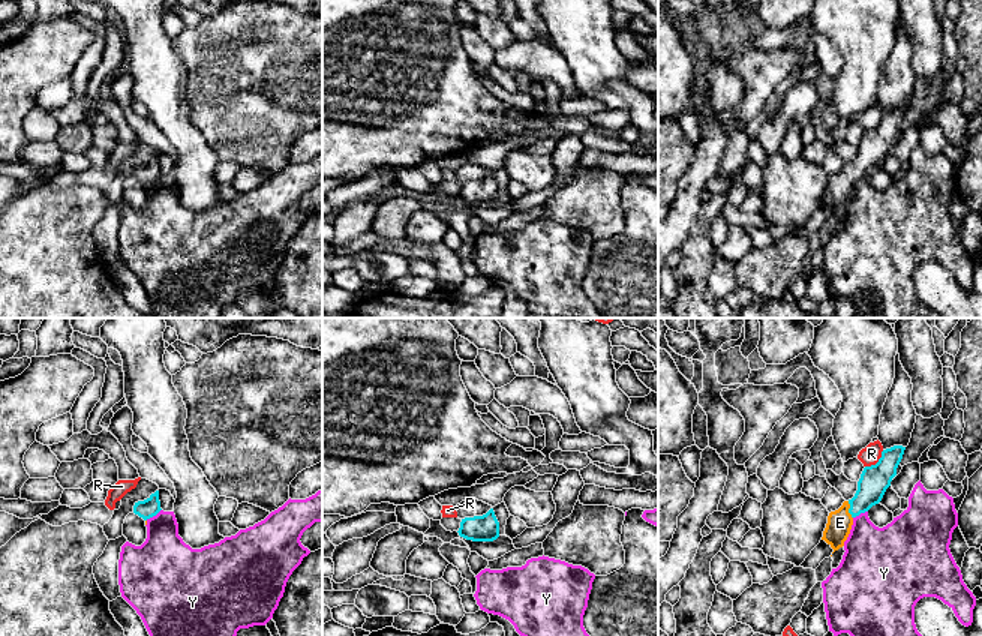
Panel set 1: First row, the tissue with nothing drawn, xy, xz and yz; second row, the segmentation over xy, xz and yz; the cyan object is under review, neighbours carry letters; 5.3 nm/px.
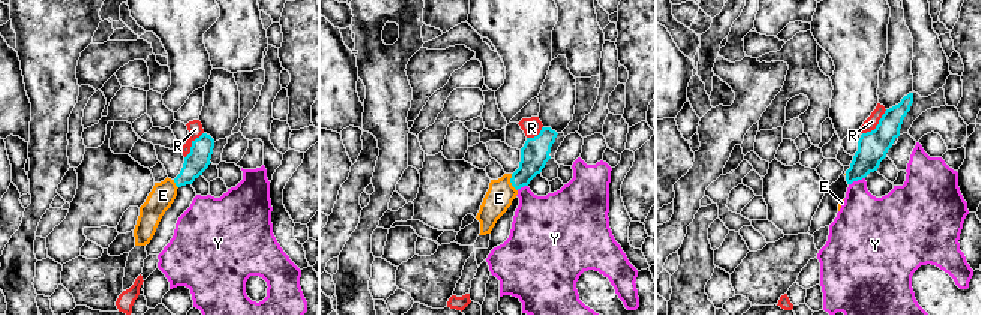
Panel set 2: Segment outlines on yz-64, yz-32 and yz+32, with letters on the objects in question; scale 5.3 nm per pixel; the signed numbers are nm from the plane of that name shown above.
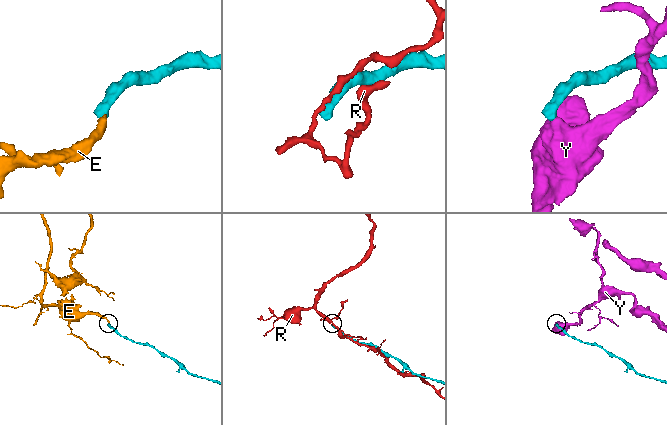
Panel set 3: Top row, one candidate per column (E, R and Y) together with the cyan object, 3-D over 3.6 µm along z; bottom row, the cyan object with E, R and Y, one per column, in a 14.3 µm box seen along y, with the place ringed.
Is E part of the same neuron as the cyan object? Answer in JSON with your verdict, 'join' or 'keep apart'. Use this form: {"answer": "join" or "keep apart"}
{"answer": "join"}

